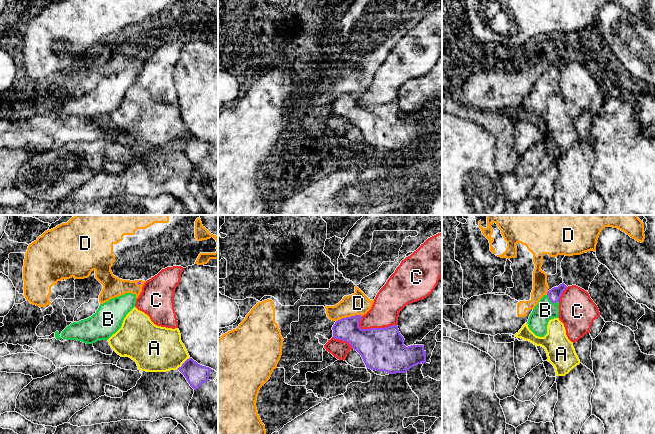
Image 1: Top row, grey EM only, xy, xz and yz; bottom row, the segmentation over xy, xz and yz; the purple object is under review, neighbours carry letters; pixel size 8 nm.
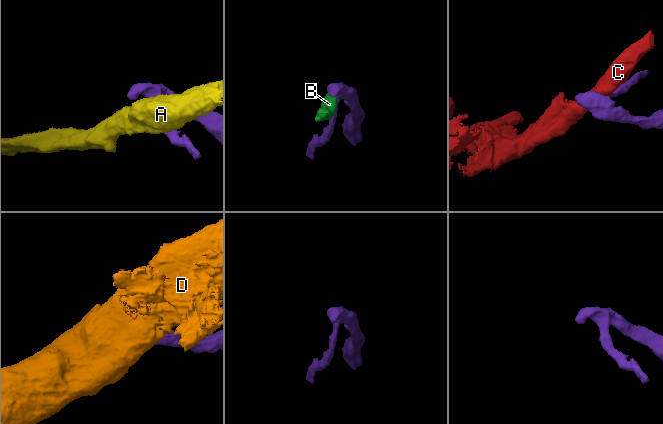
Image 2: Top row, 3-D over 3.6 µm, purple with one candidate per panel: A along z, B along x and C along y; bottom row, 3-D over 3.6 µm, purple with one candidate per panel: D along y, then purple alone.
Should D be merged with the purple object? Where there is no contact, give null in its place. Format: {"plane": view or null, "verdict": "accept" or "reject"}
{"plane": "xz", "verdict": "reject"}

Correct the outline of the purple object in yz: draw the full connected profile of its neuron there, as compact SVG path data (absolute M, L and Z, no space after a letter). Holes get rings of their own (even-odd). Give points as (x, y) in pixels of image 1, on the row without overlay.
M560 60L554 63L544 71L533 85L528 95L529 105L539 113L547 110L547 101L551 95L559 92L559 76L567 62Z

